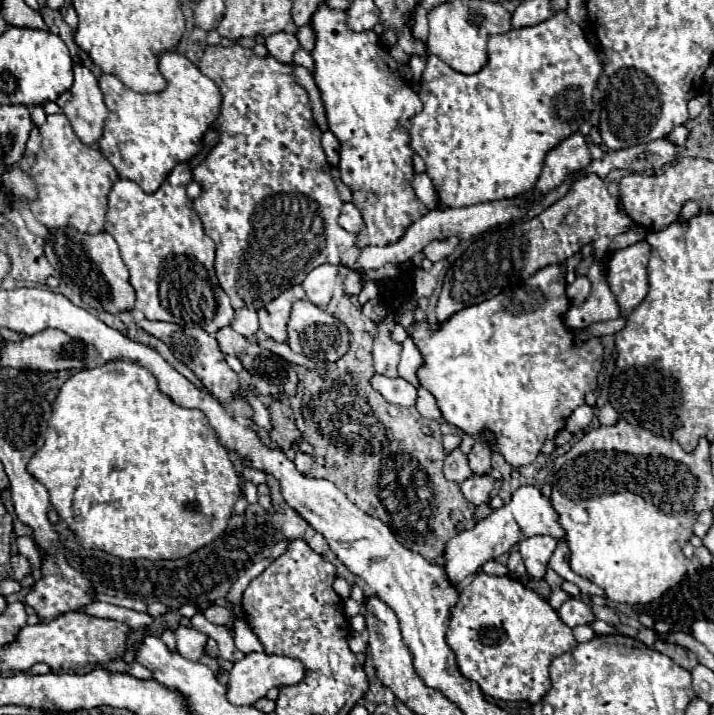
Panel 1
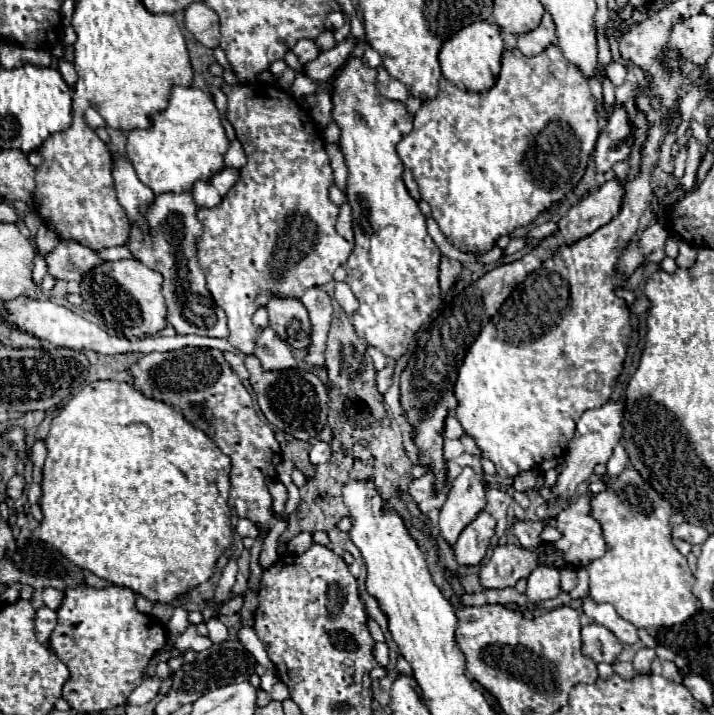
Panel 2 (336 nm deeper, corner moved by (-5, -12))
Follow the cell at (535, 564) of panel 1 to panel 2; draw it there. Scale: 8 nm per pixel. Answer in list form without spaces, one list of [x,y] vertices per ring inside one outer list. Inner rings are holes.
[[[540,566],[530,574],[528,588],[526,588],[526,596],[530,602],[538,604],[542,600],[556,598],[560,592],[562,592],[560,590],[560,574],[556,568]]]

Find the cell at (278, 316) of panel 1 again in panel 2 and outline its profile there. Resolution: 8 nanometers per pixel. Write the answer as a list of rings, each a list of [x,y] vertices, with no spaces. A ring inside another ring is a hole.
[[[270,326],[260,332],[254,356],[266,370],[288,370],[296,366],[296,358],[290,346]]]

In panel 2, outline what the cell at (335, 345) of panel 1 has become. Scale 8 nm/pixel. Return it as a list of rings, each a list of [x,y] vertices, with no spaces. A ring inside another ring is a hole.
[[[272,296],[266,304],[270,328],[296,350],[306,350],[310,344],[310,320],[304,304],[296,298]]]

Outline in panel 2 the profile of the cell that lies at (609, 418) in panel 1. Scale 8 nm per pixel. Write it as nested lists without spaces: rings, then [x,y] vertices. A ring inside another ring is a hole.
[[[618,444],[618,446],[614,448],[614,454],[610,456],[610,460],[608,460],[608,464],[606,464],[608,476],[610,476],[610,478],[620,476],[622,470],[626,468],[626,464],[628,464],[628,454],[626,454],[626,450]]]

